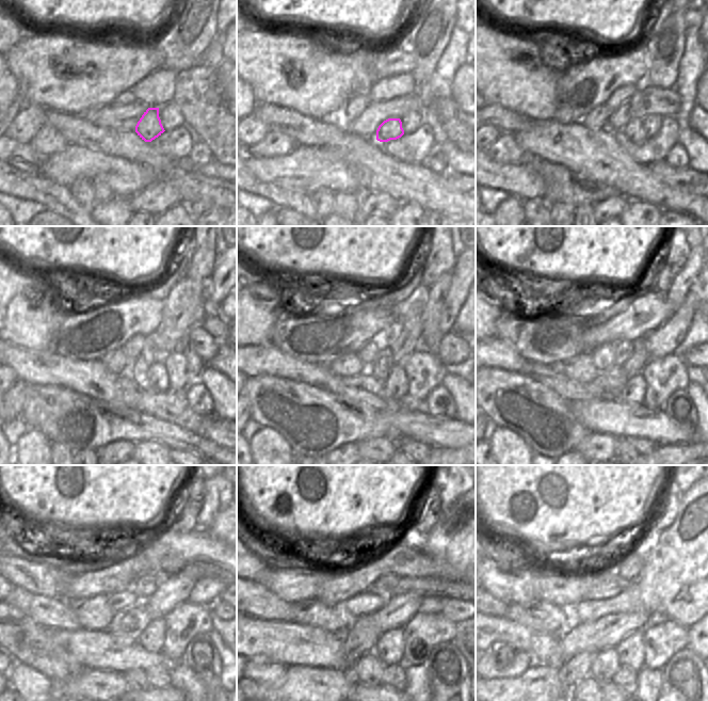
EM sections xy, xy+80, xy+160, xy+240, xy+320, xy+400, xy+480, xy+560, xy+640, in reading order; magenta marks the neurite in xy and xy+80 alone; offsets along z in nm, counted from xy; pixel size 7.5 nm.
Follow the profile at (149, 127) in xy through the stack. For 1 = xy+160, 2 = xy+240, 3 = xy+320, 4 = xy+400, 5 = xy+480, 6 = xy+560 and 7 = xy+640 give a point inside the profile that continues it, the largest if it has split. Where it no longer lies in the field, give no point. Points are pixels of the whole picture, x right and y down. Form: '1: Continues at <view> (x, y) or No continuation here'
1: Continues at xy+160 (633, 130)
2: Continues at xy+240 (159, 380)
3: Continues at xy+320 (397, 384)
4: Continues at xy+400 (633, 392)
5: Continues at xy+480 (153, 638)
6: Continues at xy+560 (389, 647)
7: Continues at xy+640 (630, 649)

